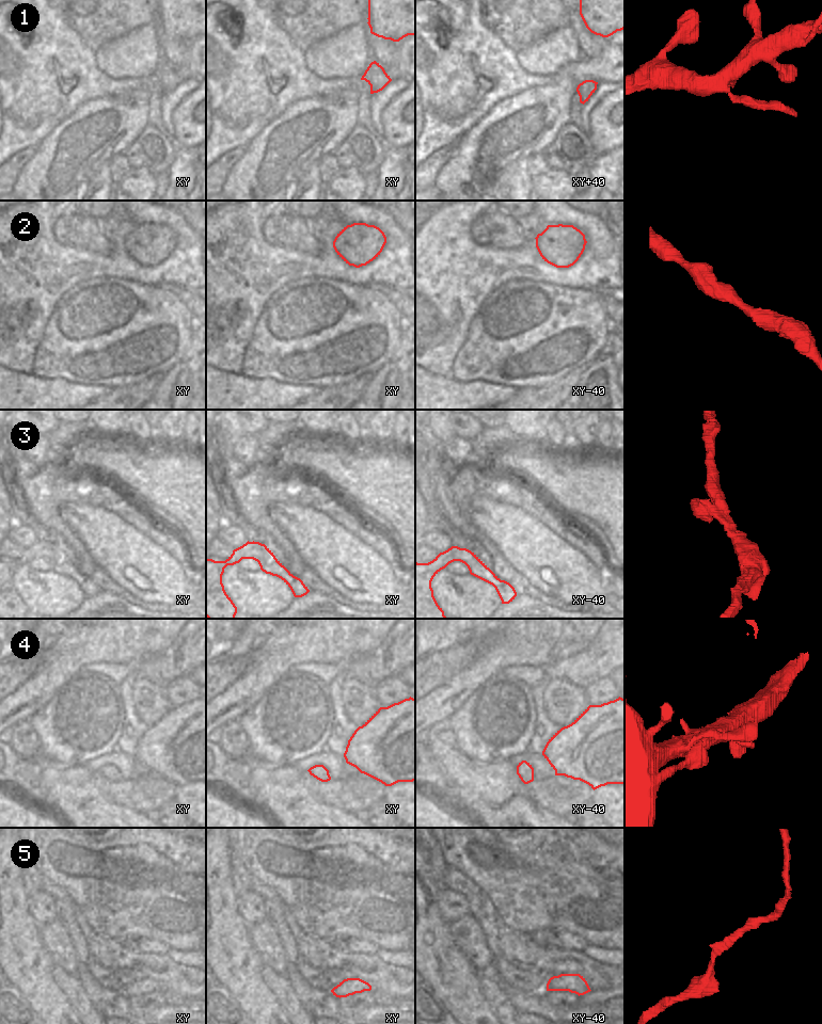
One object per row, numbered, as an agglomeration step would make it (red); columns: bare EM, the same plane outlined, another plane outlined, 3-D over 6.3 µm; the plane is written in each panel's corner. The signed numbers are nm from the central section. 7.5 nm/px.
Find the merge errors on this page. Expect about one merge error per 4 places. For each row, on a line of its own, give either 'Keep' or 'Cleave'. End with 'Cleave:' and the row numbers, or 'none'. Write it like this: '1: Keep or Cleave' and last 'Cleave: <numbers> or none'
1: Cleave
2: Keep
3: Keep
4: Keep
5: Keep
Cleave: 1

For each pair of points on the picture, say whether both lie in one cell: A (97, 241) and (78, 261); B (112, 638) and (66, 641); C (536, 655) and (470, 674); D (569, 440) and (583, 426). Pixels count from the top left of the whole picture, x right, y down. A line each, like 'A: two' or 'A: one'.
A: two
B: one
C: one
D: two

